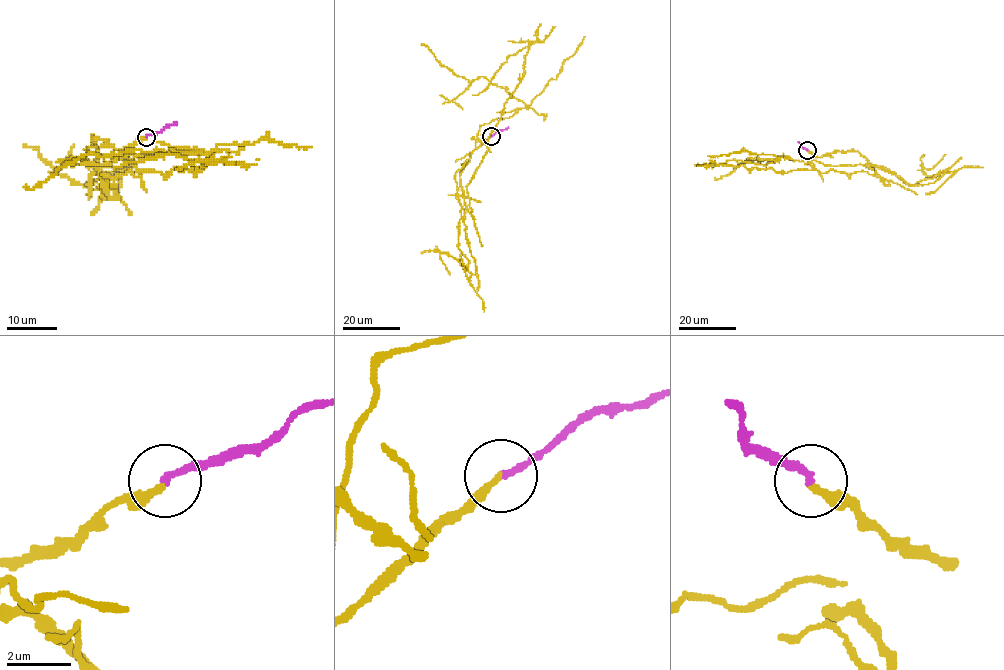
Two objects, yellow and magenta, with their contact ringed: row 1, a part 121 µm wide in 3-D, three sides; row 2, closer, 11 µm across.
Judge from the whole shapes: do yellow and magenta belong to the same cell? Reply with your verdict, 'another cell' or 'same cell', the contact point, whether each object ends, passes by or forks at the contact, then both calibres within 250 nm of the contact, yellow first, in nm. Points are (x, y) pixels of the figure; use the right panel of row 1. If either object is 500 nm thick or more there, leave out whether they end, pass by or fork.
another cell | (807, 150) | yellow ends | magenta ends | 200/190 nm

